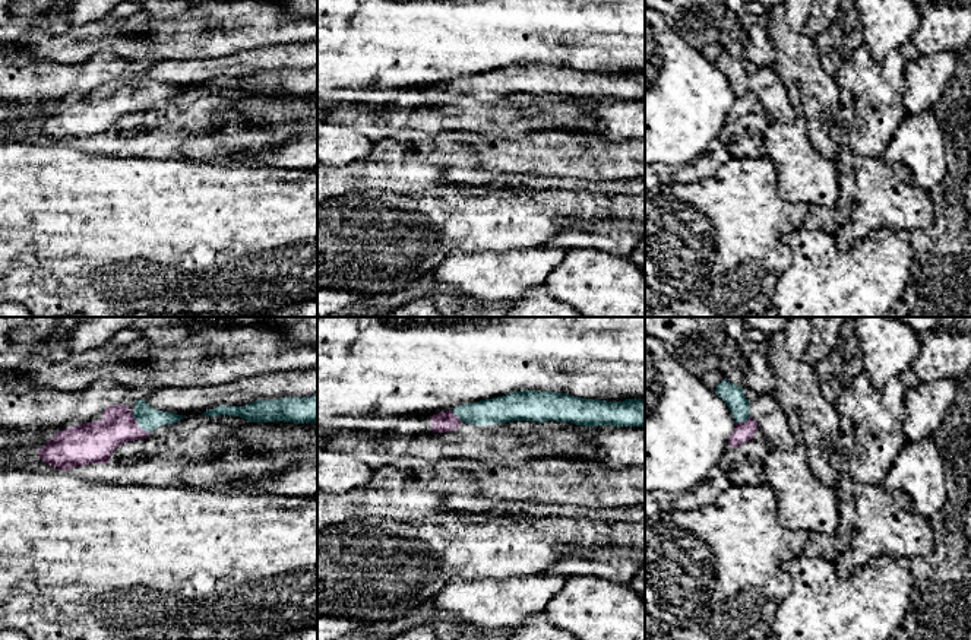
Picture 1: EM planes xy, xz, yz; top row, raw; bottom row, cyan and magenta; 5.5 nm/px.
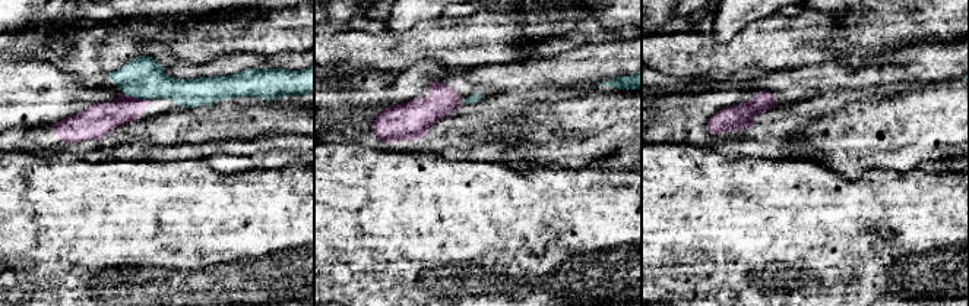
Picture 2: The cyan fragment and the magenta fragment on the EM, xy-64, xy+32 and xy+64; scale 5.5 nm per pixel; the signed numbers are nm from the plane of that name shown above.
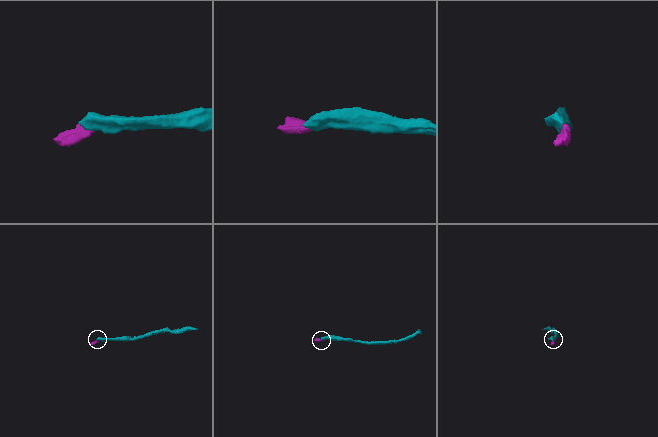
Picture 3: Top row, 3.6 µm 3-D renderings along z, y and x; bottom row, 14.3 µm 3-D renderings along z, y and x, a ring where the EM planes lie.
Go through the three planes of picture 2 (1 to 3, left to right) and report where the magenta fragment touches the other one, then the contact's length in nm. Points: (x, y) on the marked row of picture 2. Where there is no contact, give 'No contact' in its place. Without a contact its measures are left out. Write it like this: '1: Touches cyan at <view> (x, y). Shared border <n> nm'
1: Touches cyan at xy-64 (138, 97). Shared border 140 nm
2: No contact
3: No contact

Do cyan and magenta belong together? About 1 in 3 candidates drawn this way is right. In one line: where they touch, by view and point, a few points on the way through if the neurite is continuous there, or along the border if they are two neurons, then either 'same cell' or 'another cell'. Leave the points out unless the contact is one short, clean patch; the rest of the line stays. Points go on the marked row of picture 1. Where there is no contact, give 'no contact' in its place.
xy (138, 424) | across xy (148, 418), (138, 424), (120, 425), (97, 440) | same cell

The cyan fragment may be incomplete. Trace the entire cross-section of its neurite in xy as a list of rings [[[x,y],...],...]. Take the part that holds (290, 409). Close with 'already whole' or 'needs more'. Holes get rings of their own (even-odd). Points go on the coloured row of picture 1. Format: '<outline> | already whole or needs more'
[[[317,395],[311,397],[284,397],[275,400],[256,400],[246,406],[225,406],[209,409],[202,415],[240,416],[249,422],[317,422]]] | already whole

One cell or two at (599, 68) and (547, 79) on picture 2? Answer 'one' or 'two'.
one

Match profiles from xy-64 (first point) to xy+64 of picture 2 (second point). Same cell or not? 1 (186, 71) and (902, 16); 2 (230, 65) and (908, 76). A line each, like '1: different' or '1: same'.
1: different
2: same

